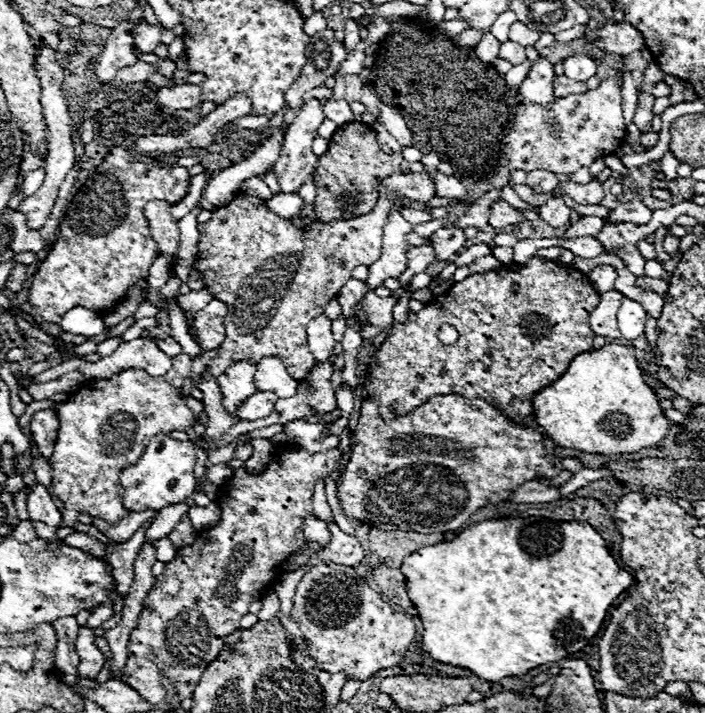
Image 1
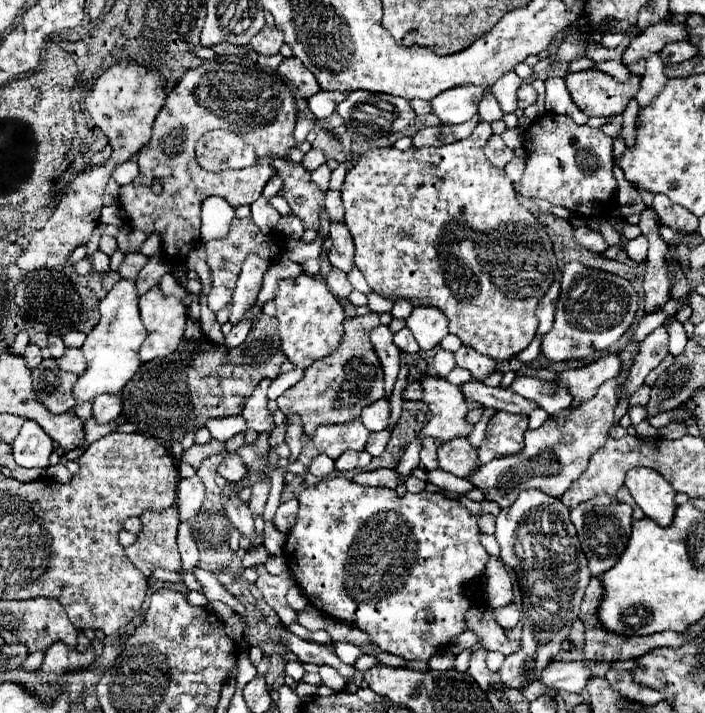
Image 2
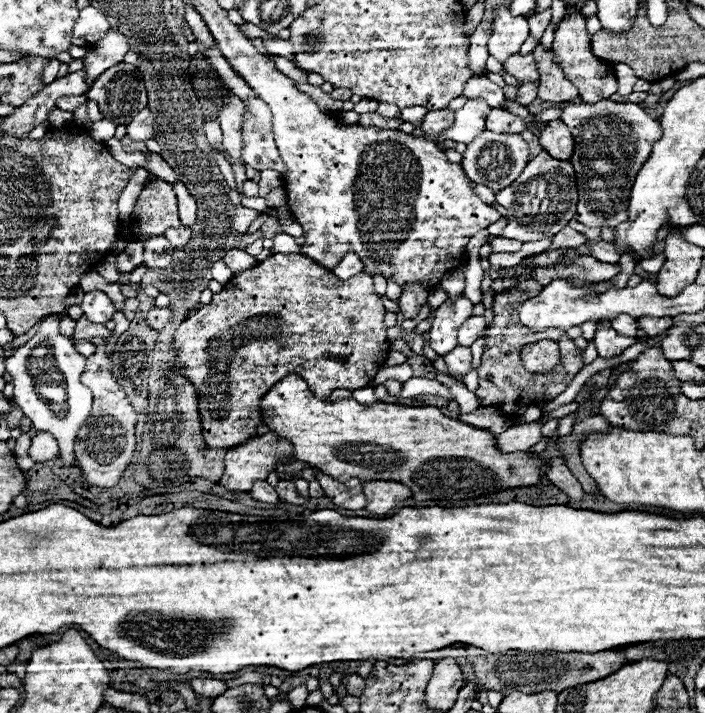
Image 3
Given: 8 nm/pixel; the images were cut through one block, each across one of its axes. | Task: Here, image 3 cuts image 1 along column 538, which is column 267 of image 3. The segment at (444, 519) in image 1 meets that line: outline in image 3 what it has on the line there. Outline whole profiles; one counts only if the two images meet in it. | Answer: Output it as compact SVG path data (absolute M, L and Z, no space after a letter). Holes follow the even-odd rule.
M268 432L260 438L252 438L250 442L228 450L220 484L228 490L248 492L256 480L266 480L266 476L276 470L276 462L284 458L294 460L294 454L290 442L278 438L278 434Z

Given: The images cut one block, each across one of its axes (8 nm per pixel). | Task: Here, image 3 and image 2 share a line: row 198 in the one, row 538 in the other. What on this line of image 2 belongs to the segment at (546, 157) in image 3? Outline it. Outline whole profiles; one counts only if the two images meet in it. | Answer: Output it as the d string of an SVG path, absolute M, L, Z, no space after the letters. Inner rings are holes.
M522 490L522 494L518 494L512 506L500 510L500 514L496 516L496 540L502 548L500 552L502 562L506 566L512 566L512 570L516 572L516 578L522 590L522 624L524 624L522 650L504 660L502 668L498 670L498 676L506 688L522 690L528 684L540 680L542 670L548 666L552 658L556 658L556 654L562 648L562 642L568 638L572 622L580 614L580 602L590 582L590 570L588 570L586 556L578 546L576 530L574 530L574 524L570 522L570 510L562 504L560 498L550 498L540 490ZM544 538L550 538L550 548L544 548L542 544Z

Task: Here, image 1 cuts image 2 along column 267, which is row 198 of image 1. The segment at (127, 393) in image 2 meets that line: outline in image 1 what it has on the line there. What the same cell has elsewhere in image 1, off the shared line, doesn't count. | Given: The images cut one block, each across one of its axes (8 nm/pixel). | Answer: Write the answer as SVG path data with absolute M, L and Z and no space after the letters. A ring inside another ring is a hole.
M348 122L336 128L330 138L328 152L318 160L318 170L314 174L316 184L316 218L330 222L336 218L354 218L370 212L378 202L376 186L382 184L390 174L400 174L402 152L386 154L382 152L376 130L362 122Z

